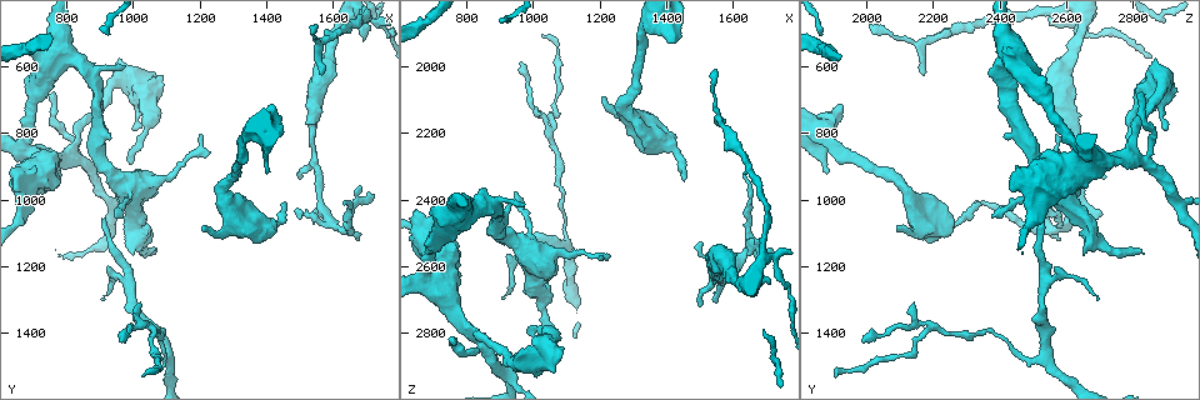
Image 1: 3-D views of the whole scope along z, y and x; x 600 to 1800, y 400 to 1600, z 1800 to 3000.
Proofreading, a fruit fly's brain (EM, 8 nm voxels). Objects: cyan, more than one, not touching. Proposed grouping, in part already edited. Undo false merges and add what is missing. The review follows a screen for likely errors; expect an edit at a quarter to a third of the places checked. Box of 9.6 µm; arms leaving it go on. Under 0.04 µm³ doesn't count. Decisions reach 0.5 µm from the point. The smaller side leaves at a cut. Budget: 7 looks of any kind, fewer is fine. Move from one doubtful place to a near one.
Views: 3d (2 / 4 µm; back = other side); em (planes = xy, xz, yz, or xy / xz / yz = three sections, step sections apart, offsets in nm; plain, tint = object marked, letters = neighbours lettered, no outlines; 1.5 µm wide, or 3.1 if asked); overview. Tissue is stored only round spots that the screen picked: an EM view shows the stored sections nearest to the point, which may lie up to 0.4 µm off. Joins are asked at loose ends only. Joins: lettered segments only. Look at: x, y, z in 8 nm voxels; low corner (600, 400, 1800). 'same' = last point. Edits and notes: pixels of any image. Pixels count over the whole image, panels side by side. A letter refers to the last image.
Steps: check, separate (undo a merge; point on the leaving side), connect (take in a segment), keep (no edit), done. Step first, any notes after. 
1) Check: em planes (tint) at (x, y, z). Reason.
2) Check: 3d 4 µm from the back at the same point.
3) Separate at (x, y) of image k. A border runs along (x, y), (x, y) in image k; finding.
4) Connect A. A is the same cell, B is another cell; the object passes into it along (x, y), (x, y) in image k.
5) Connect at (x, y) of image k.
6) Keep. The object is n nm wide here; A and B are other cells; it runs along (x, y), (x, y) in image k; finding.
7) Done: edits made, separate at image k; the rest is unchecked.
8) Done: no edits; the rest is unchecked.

Check: 3d 2 µm at (1060, 1160, 2830). Thin end.

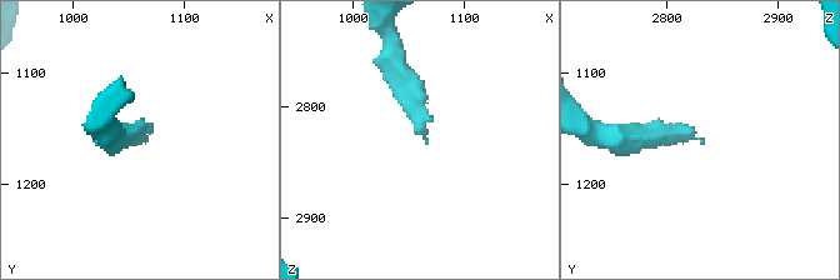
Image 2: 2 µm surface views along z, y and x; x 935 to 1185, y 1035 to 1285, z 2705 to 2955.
Check: em planes (letters) at (1068, 1158, 2832).

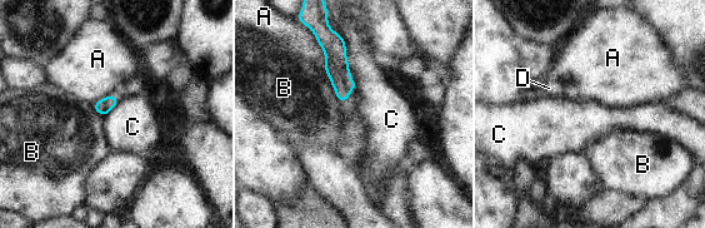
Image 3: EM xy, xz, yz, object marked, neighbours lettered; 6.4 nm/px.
Keep. The object is 100 nm wide here; A, B, C and D are other cells; a border runs along (340, 34), (350, 68) in image 3; none of them fits.

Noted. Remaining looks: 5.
Check: em yz step 8 (tint) at (910, 1290, 2690). Tapers out.

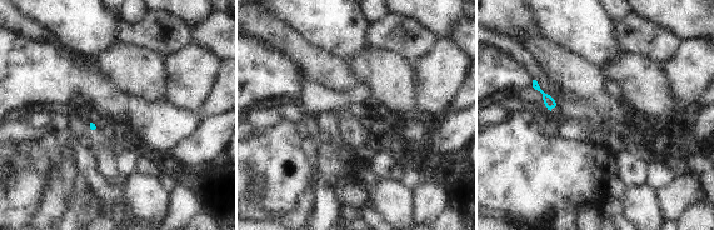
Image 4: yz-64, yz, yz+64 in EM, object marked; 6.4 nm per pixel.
Check: em xz step 8 (letters) at the same point.

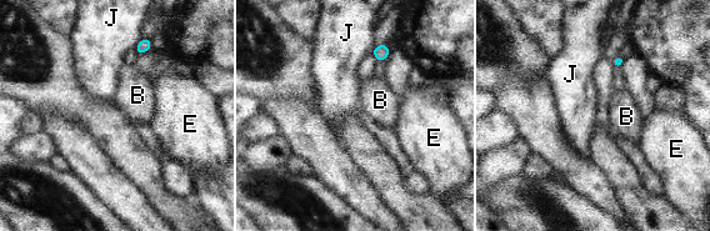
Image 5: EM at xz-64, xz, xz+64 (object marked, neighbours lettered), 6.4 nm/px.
Keep. B, E and J are other cells; a border runs along (143, 38), (134, 48) in image 5; none of them fits.

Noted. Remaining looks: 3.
Check: em planes (letters) at (1720, 1000, 2560). Free end.

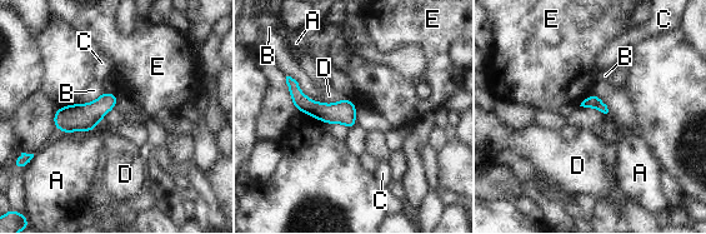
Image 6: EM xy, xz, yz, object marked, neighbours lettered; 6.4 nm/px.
Keep. The object is 100 nm wide here; A, B, C, D and E are other cells; a border runs along (346, 98), (331, 103), (320, 100) in image 6; no lettered segment goes on from it.

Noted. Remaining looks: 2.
Done: no edits; the rest is unchecked.

